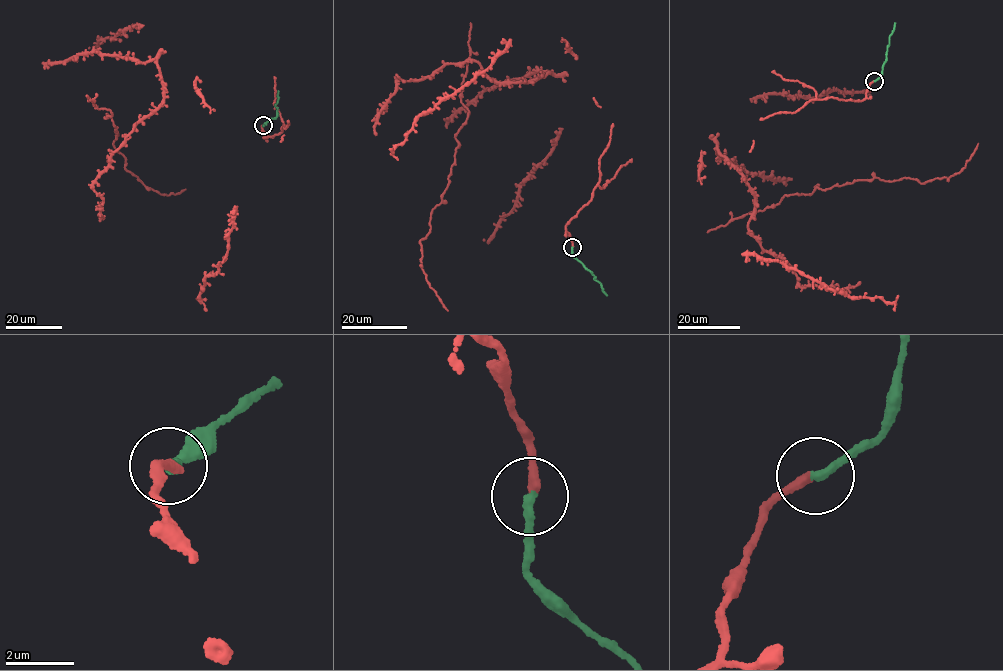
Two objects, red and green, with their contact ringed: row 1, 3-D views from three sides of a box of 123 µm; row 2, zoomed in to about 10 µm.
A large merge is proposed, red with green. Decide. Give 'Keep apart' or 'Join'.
Join

